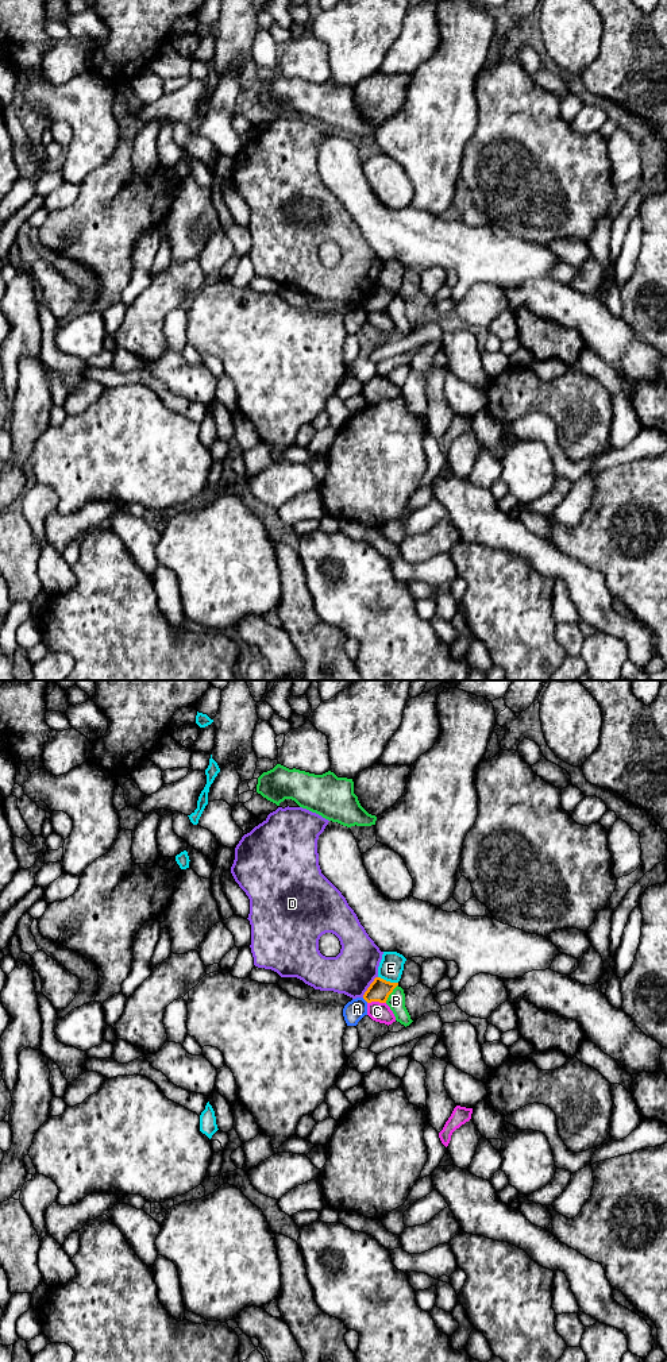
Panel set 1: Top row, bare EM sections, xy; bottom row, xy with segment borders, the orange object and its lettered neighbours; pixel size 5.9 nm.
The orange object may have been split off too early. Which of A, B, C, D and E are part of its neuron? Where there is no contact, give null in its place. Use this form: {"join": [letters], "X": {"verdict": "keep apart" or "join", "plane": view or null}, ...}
{"join": [], "A": {"verdict": "keep apart", "plane": "xy"}, "B": {"verdict": "keep apart", "plane": "xy"}, "C": {"verdict": "keep apart", "plane": "xy"}, "D": {"verdict": "keep apart", "plane": "xy"}, "E": {"verdict": "keep apart", "plane": "xy"}}

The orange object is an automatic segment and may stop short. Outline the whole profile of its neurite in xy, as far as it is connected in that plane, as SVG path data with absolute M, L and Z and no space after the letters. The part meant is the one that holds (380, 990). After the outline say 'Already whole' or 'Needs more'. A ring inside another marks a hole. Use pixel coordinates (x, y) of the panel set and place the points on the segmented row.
M375 977L374 981L367 988L367 991L365 992L363 999L367 1003L371 1003L371 1002L386 1003L389 995L393 992L393 989L397 985L398 983L390 983L381 977Z. Already whole

